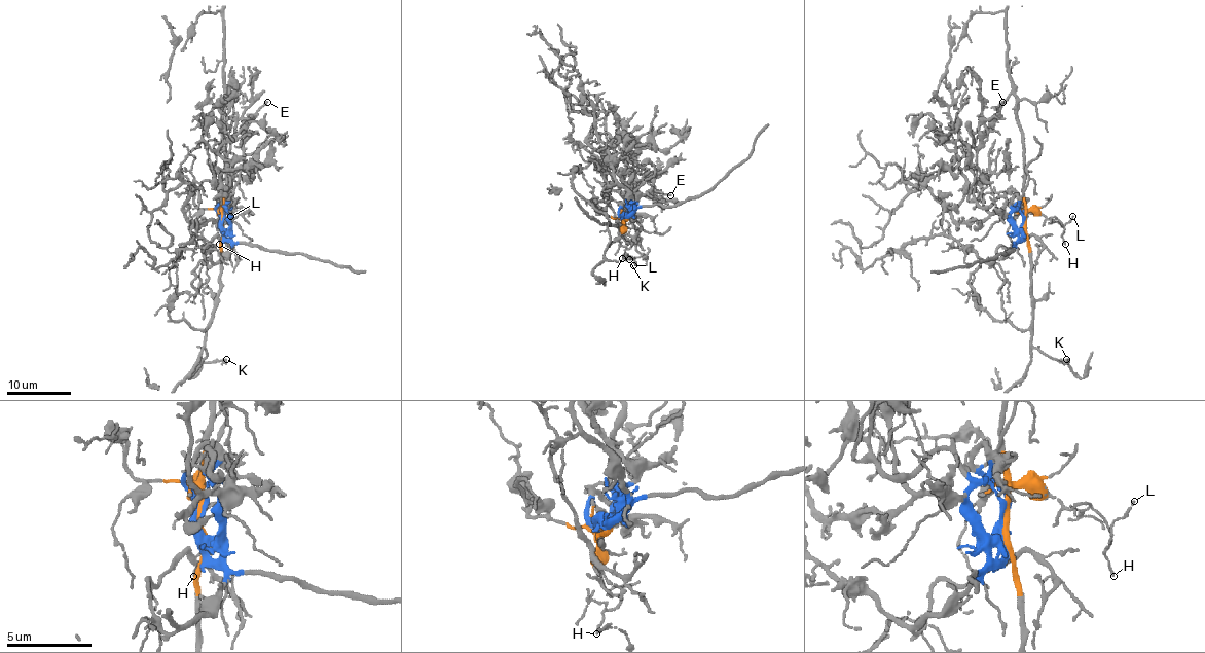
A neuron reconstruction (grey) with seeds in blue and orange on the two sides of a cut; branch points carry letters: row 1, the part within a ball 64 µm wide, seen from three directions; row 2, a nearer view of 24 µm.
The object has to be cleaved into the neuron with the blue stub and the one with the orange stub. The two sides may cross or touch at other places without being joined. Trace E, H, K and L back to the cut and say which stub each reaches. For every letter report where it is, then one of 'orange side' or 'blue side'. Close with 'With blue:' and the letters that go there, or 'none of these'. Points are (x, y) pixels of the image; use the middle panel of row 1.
E: at (670, 195); blue side
H: at (622, 258); orange side
K: at (629, 259); orange side
L: at (633, 265); orange side
With blue: E

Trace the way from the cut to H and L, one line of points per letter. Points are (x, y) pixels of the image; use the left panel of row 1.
H: (221, 225), (220, 211), (224, 219), (221, 219), (220, 227), (223, 239), (220, 245)
L: (221, 225), (220, 211), (224, 219), (221, 219), (220, 227), (223, 233), (229, 228), (231, 216)

